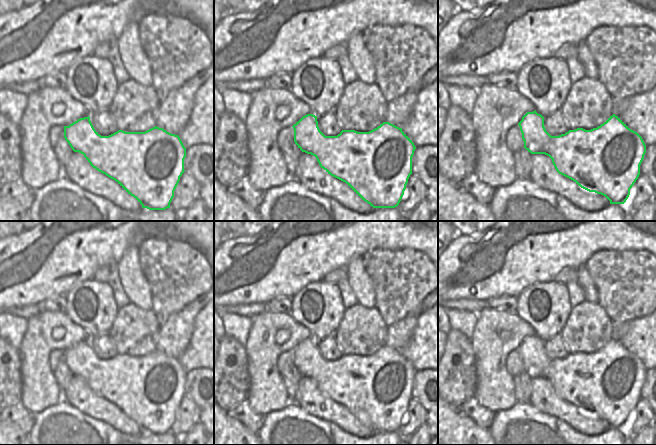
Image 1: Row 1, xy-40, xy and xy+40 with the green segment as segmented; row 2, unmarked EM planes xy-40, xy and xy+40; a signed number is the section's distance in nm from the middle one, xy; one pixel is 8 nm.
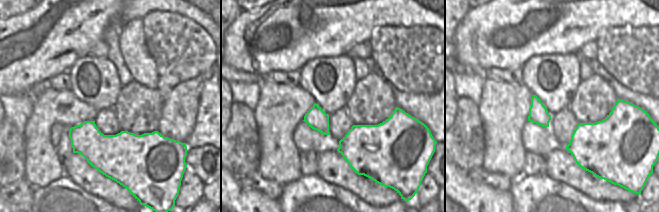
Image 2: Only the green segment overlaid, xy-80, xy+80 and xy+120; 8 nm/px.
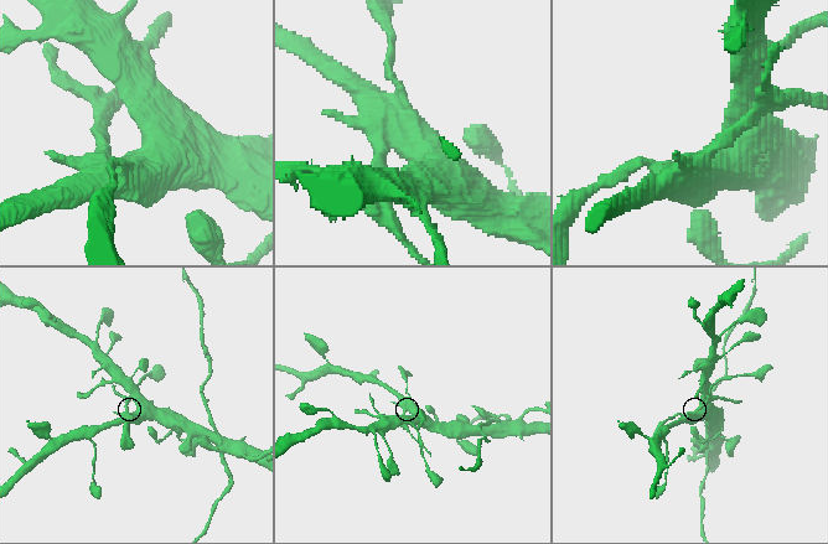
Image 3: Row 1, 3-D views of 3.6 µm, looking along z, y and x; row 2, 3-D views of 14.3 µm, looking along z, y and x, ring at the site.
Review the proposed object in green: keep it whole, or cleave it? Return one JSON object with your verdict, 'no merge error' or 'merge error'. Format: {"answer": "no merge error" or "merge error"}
{"answer": "merge error"}

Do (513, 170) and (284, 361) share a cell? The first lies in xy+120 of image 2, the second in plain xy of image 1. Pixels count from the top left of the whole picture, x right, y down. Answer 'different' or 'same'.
different

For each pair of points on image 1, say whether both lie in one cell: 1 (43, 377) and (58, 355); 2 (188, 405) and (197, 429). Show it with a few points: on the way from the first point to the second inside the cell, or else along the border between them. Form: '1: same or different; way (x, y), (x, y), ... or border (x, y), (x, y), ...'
1: different; border (63, 349), (54, 349), (50, 353), (52, 372)
2: different; border (198, 421), (183, 434)

